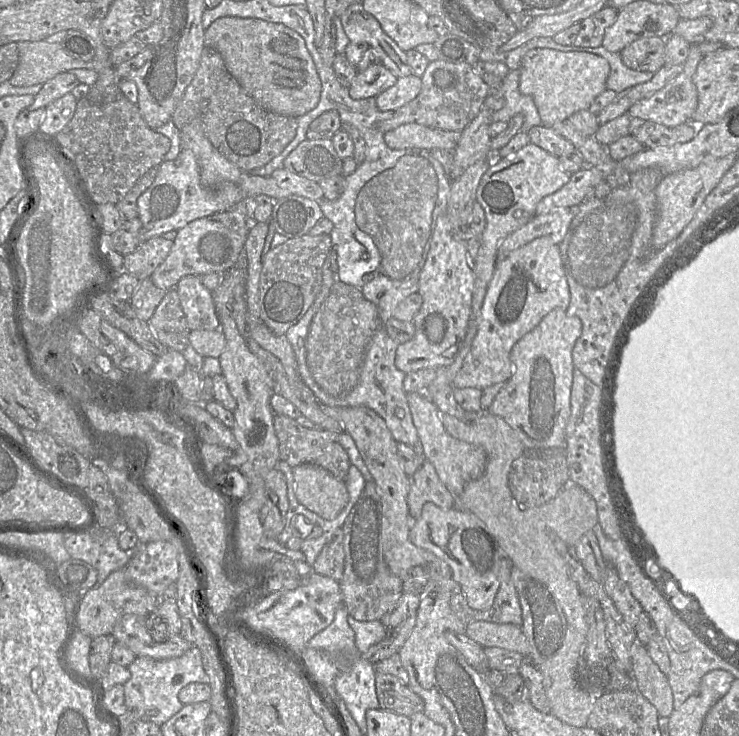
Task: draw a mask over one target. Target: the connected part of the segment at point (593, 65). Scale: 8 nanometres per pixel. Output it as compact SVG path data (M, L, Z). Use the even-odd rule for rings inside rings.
M537 48L527 52L520 65L519 90L530 96L546 127L566 121L574 113L588 109L595 98L606 89L610 67L607 60L590 52L562 52Z

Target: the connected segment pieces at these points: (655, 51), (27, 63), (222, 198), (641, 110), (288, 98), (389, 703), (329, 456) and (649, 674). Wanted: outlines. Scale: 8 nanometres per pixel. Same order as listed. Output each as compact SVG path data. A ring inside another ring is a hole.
M643 37L628 44L620 55L628 68L655 73L665 64L665 46L665 37Z
M41 41L17 42L19 64L10 78L16 87L28 87L44 84L60 73L72 69L91 69L98 73L101 63L96 59L89 62L70 56L62 48L61 43Z
M182 149L175 160L163 161L159 165L155 180L138 197L138 217L142 222L140 241L145 242L171 230L178 231L195 219L227 211L240 201L251 200L260 194L278 200L291 195L291 192L279 187L271 176L258 176L247 172L242 172L236 182L221 182L206 188L201 183L200 169L194 153L190 149Z
M691 44L682 71L663 88L651 96L636 102L630 107L627 113L640 120L652 121L669 127L691 121L698 102L697 90L693 83L693 75L701 59L702 54L698 45Z
M221 17L205 29L204 44L219 52L228 72L263 109L297 118L319 103L322 87L312 56L304 39L287 26L257 18Z
M376 672L376 693L380 708L410 717L423 712L424 702L408 685L403 685L391 674Z
M281 414L274 416L274 429L279 442L280 460L287 462L292 468L304 463L318 465L346 483L348 470L352 464L348 453L338 442L339 433L323 428L306 428L295 419Z
M638 642L630 649L631 679L635 688L657 710L660 717L669 718L673 708L673 694L667 675L650 658L647 648Z

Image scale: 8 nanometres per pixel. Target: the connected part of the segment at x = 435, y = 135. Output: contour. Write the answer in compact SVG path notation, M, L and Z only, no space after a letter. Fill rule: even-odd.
M417 123L401 125L384 133L384 141L391 149L419 148L455 149L461 137L459 131L430 128Z

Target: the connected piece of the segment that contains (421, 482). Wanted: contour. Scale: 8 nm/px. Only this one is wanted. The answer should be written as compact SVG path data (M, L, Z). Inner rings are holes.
M420 452L419 466L410 477L408 506L411 517L420 518L427 502L443 509L457 507L456 497L441 482L434 465Z

